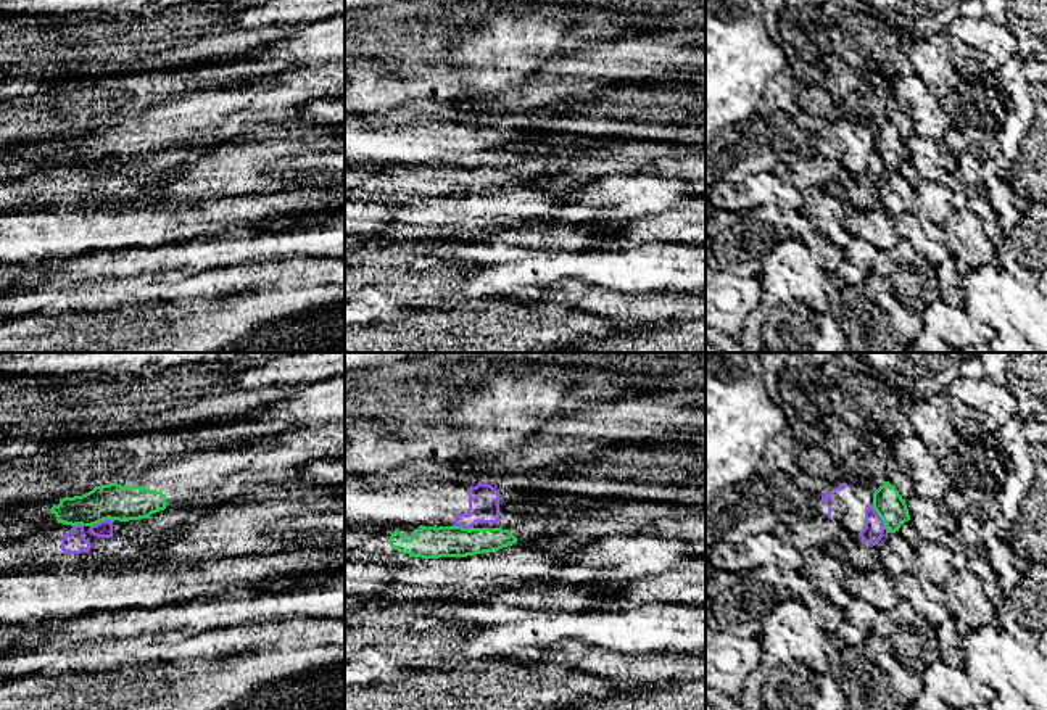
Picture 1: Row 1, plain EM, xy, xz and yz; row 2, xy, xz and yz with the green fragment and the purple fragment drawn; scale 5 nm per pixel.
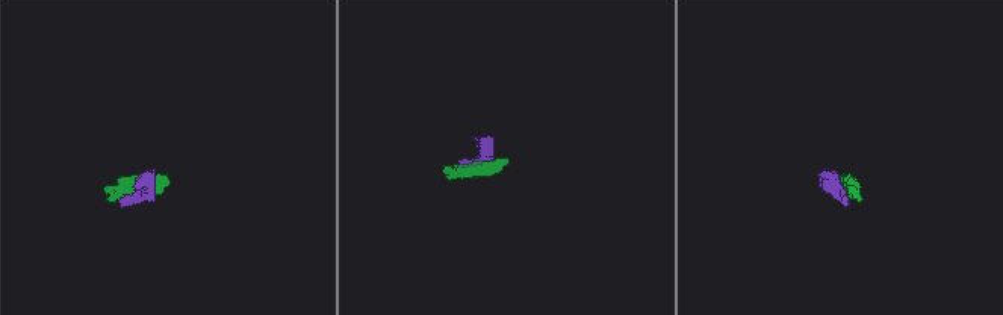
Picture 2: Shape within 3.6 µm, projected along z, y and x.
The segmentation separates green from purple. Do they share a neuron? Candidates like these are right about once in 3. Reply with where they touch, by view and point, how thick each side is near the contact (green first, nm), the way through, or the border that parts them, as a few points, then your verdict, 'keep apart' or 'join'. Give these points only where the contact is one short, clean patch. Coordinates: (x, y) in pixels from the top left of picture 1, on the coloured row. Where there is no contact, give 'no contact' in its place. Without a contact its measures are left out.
contact yz (880, 515); calibres 150 and 100 nm; border yz (870, 504), (885, 528); keep apart

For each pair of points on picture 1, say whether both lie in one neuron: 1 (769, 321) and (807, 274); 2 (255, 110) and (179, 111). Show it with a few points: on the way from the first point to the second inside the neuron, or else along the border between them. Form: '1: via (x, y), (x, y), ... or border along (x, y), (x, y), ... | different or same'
1: via (780, 309), (793, 297), (796, 285) | same
2: via (235, 111), (198, 111) | same

